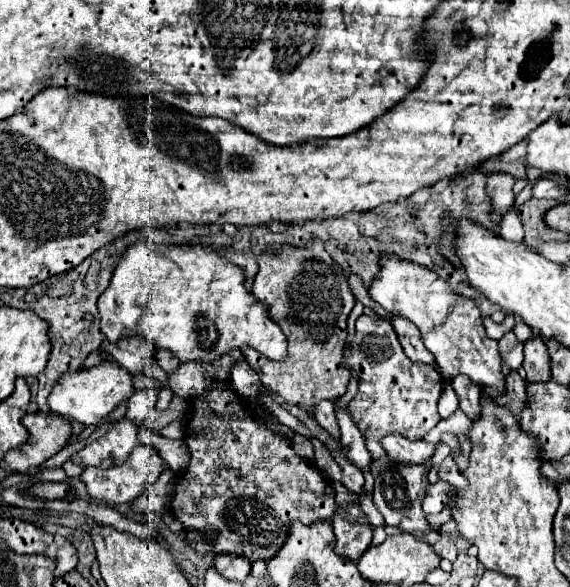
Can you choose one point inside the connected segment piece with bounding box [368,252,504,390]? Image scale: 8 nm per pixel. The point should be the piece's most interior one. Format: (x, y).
(451, 325)

